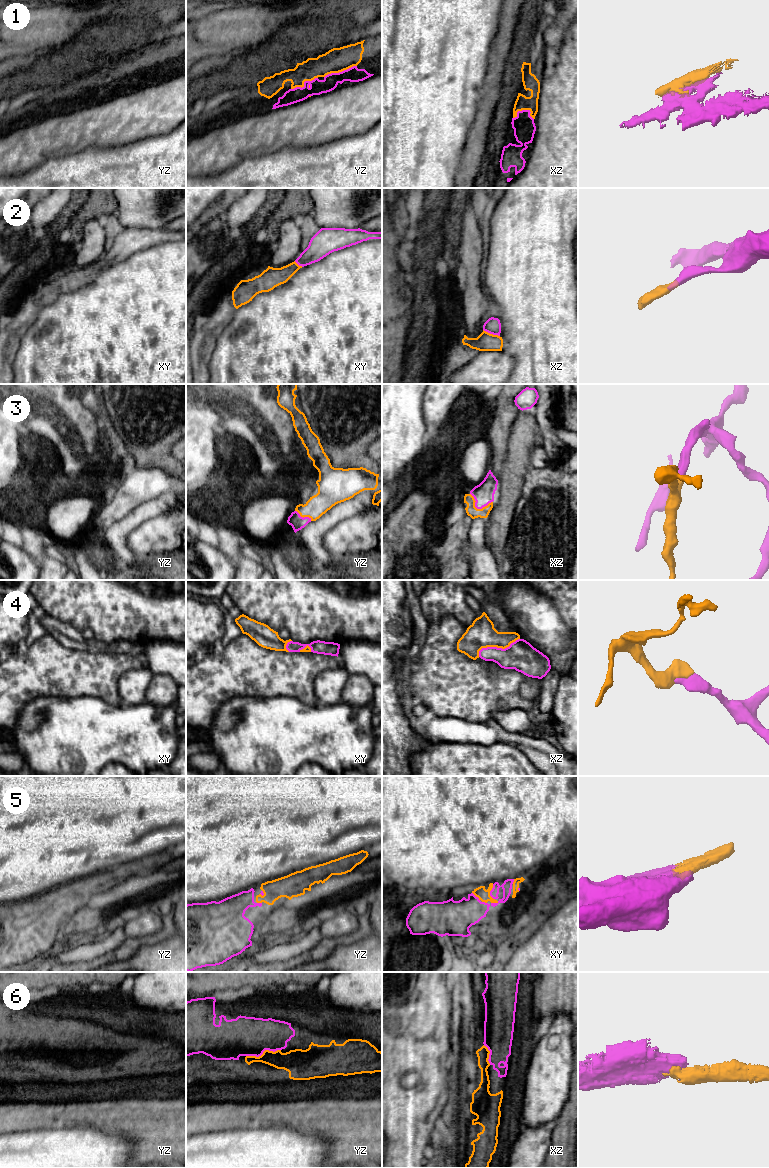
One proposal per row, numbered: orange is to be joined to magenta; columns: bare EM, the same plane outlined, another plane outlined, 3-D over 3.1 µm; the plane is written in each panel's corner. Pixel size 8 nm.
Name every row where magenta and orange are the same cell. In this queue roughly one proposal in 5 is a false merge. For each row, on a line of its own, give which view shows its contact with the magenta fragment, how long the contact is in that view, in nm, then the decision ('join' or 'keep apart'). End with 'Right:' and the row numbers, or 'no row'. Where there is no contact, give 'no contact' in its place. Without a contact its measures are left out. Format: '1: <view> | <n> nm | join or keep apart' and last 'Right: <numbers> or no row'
1: yz | 280 nm | join
2: xz | 150 nm | join
3: xz | 200 nm | join
4: xz | 360 nm | join
5: xy | 130 nm | join
6: yz | 280 nm | join
Right: 1, 2, 3, 4, 5, 6

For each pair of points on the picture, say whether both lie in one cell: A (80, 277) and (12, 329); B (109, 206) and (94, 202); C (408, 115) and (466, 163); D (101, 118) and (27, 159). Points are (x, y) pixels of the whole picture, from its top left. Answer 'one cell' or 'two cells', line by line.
A: one cell
B: one cell
C: two cells
D: one cell

